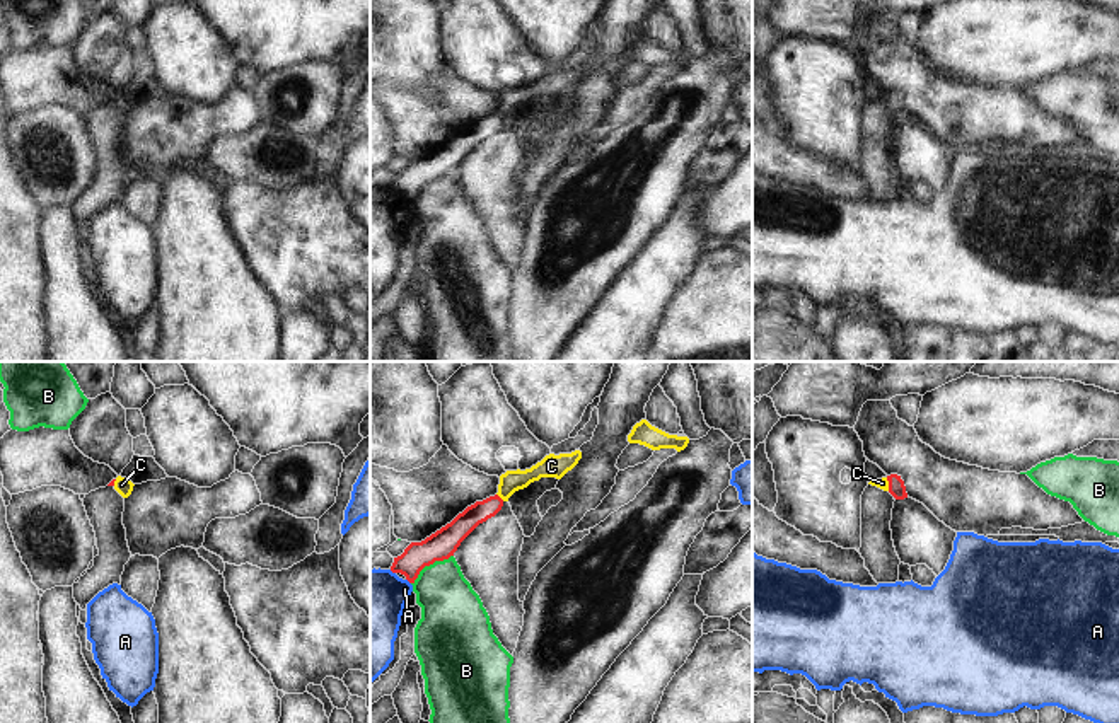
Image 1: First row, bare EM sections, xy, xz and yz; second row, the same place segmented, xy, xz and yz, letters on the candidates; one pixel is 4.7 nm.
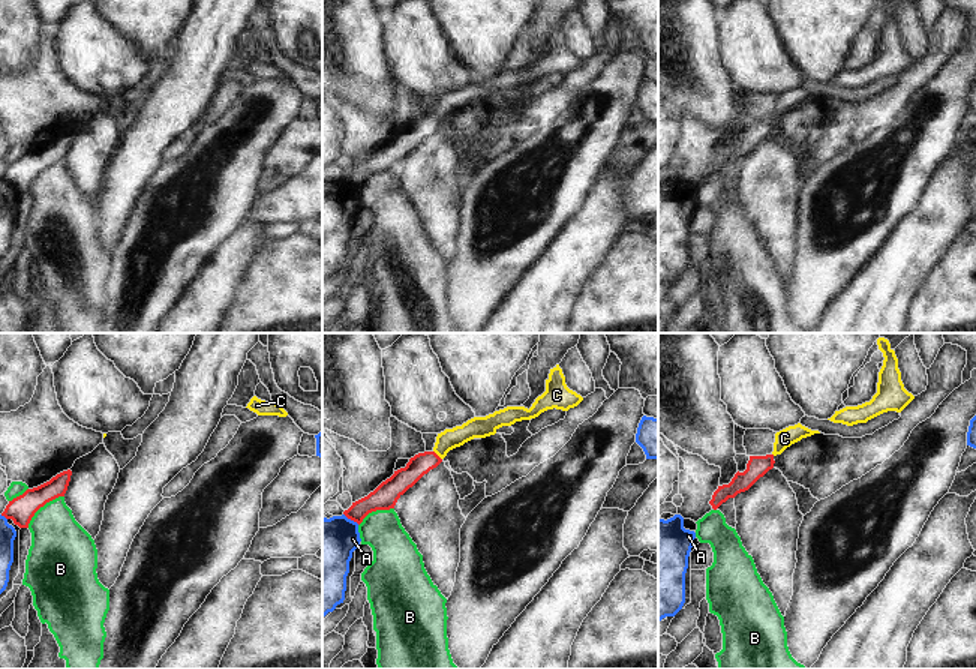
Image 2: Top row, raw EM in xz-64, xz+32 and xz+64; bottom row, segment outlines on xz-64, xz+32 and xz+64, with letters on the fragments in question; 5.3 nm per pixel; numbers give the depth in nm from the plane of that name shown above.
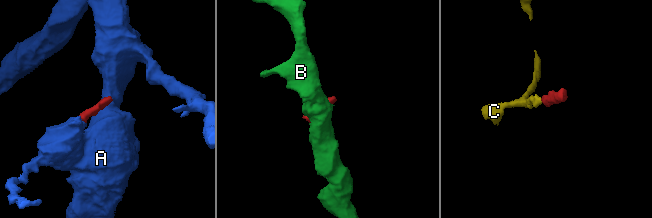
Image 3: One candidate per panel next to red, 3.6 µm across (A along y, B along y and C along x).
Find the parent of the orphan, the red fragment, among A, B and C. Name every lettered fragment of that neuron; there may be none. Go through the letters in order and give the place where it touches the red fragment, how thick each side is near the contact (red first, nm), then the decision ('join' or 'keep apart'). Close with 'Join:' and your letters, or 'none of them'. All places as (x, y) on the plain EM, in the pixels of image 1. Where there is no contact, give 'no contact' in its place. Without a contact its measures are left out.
A: meets red in xz at (408, 198); 140 nm thick on the red side, 320 nm on the other; keep apart
B: meets red in xz at (430, 181); 140 nm thick on the red side, 280 nm on the other; keep apart
C: meets red in xz at (498, 115); 100 nm thick on the red side, 100 nm on the other; join
Join: C

